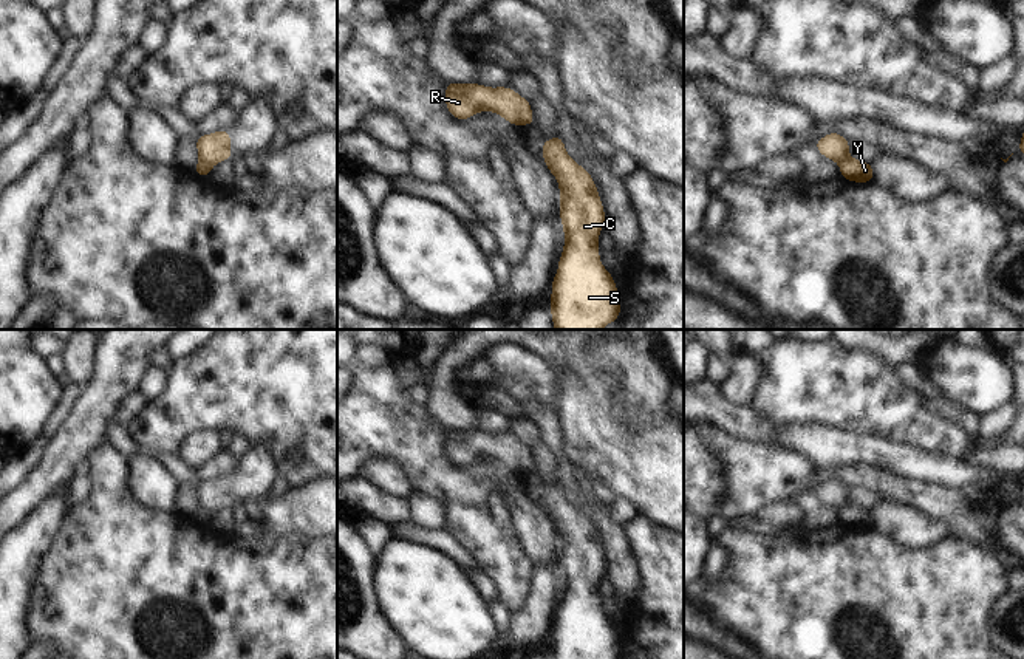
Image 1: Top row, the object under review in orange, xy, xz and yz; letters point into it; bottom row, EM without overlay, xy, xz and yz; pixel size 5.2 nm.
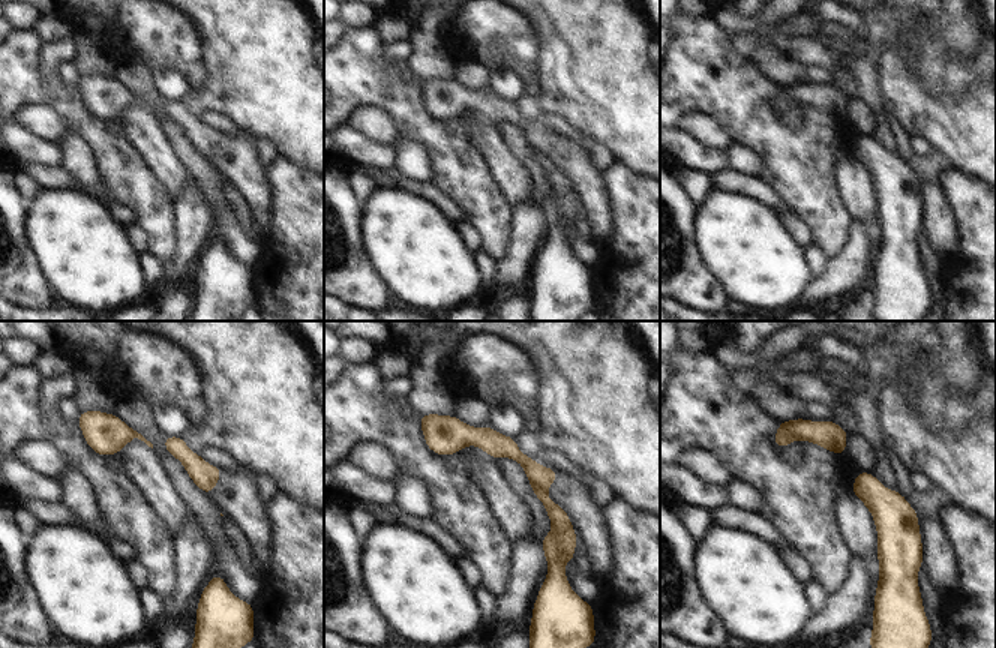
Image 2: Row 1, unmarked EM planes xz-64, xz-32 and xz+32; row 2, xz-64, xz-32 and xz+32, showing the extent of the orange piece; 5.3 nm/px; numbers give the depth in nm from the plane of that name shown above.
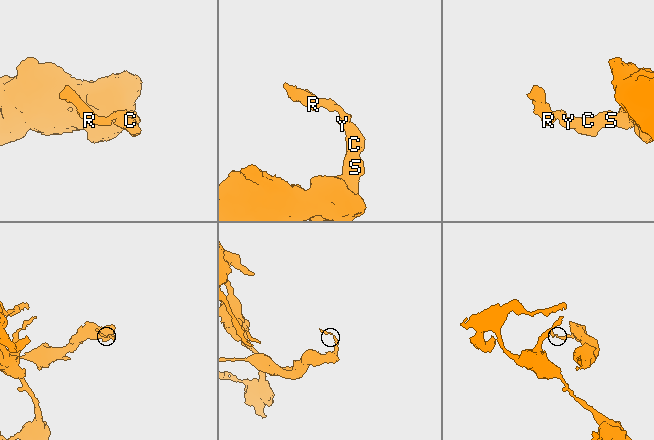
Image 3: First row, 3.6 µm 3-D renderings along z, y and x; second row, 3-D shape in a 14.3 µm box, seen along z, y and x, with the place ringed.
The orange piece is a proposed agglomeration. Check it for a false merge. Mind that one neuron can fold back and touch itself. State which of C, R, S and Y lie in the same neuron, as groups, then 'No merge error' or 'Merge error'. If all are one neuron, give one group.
Groups: C S Y / R. Merge error.

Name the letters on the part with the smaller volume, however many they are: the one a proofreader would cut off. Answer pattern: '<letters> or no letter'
R

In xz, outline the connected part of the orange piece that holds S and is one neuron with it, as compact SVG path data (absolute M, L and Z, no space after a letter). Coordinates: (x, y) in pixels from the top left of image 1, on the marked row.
M544 139L541 145L544 164L558 179L558 195L561 203L558 215L565 230L565 249L558 258L558 272L552 278L552 294L549 309L555 330L602 330L609 322L617 322L620 316L620 300L617 285L599 258L599 232L605 227L605 210L589 172L580 167L554 141Z

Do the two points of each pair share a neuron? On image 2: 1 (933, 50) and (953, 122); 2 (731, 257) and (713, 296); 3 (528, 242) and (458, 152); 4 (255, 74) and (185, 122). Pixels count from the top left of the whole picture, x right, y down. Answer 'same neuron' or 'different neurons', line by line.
1: different neurons
2: different neurons
3: different neurons
4: different neurons

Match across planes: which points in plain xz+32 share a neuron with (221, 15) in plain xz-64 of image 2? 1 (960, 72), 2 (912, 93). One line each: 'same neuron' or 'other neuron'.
1: other neuron
2: same neuron

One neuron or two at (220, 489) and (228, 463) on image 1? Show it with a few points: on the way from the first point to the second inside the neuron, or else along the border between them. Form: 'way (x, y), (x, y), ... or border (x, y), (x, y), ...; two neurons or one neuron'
border (226, 475), (195, 483); two neurons

